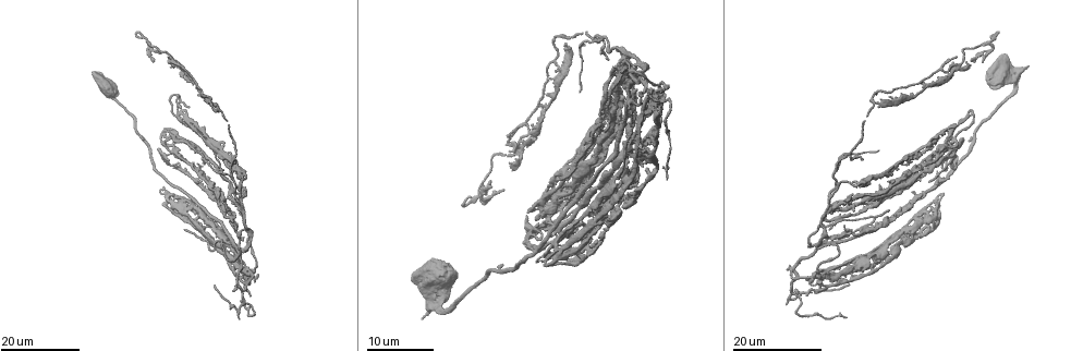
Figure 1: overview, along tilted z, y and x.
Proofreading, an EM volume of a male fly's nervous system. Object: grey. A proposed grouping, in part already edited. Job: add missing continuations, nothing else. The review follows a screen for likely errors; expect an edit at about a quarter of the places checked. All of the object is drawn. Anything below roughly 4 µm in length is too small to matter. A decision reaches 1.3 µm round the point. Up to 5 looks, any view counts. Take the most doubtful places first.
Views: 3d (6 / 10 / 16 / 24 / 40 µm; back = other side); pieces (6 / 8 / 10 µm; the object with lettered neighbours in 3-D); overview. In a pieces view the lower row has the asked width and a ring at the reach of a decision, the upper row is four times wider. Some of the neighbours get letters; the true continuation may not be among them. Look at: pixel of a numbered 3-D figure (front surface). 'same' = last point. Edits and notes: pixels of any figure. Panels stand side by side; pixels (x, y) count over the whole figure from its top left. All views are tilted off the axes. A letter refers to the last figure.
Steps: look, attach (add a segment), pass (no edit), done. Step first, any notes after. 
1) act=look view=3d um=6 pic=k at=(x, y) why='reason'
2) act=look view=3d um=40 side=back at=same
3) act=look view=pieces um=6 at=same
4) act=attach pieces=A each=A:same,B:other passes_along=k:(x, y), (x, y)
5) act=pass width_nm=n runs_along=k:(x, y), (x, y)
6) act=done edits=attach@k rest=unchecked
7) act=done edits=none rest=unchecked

act=look view=3d um=16 pic=1 at=(890, 210) why='long arm stops here'

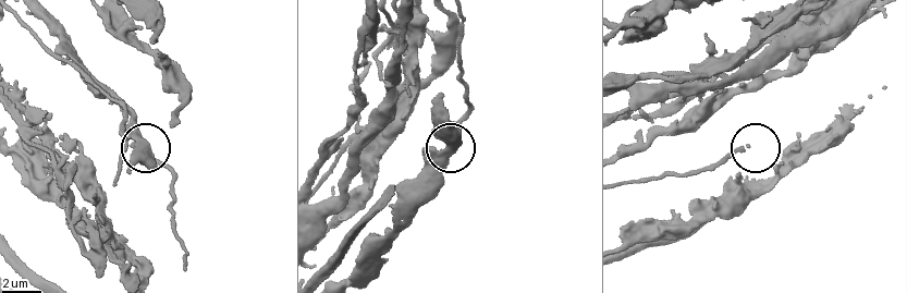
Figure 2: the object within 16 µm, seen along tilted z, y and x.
act=look view=pieces um=8 pic=2 at=(747, 145)

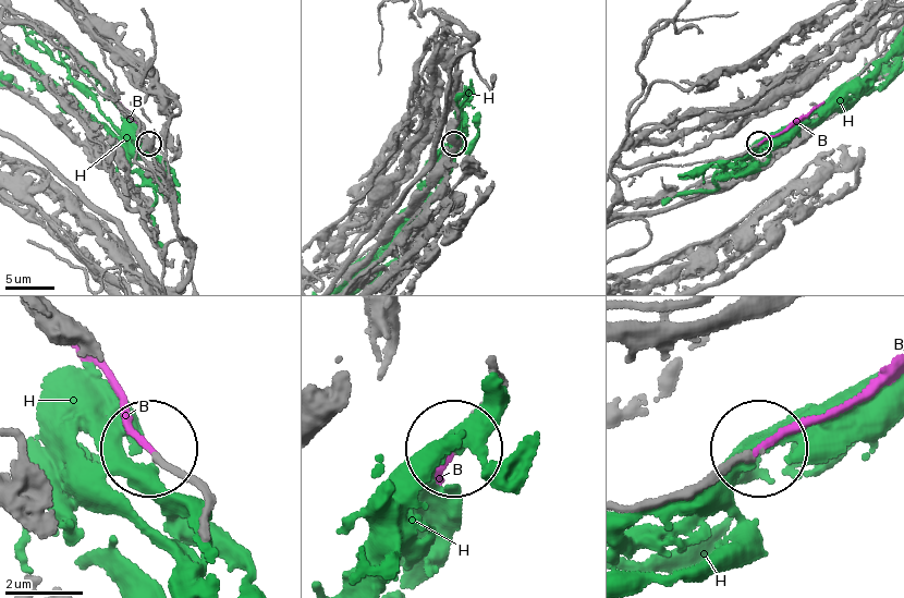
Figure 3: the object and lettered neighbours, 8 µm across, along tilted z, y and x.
act=attach pieces=B each=B:same,H:other passes_along=3:(495, 375), (426, 517) found='the cell continues'

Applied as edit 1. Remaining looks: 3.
act=look view=3d um=16 pic=1 at=(539, 235) why='branch stops here'

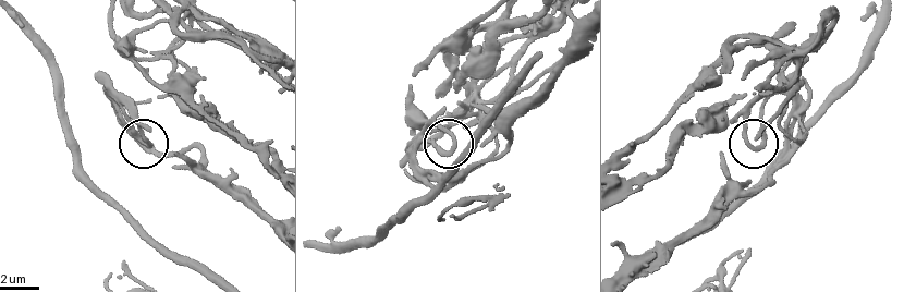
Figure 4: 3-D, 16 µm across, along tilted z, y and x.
act=look view=pieces um=6 pic=4 at=(149, 145)

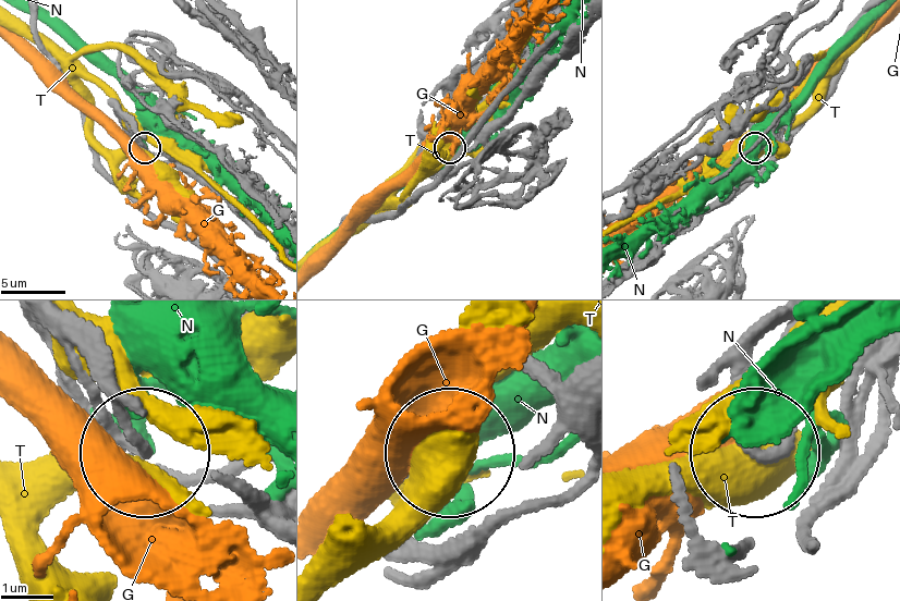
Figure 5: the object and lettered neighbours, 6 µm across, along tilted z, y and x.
act=pass each=G:other,N:other,T:other found='no lettered segment goes on from it'

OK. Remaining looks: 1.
act=done edits=attach@3 rest=unchecked

